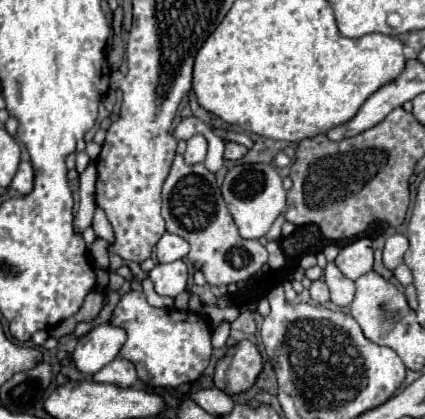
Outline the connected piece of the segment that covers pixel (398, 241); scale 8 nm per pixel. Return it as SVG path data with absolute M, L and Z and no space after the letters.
M400 233L392 235L386 239L386 247L384 247L384 265L388 269L396 269L402 259L404 259L404 253L408 249L408 239Z

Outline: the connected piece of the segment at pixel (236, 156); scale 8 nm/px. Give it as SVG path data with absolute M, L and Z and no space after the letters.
M233 141L226 142L224 159L237 161L246 154L246 147Z

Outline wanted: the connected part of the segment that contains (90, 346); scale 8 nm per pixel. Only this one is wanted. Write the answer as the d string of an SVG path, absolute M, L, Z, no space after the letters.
M110 321L98 325L88 333L88 337L82 337L78 341L72 353L78 371L82 373L100 371L104 365L108 365L112 359L118 357L124 341L126 333L118 325L112 325Z

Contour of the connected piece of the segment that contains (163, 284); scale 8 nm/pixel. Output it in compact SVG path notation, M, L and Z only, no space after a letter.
M172 261L172 263L158 263L150 271L150 279L154 281L154 289L160 295L176 297L186 289L188 281L188 267L184 261Z

